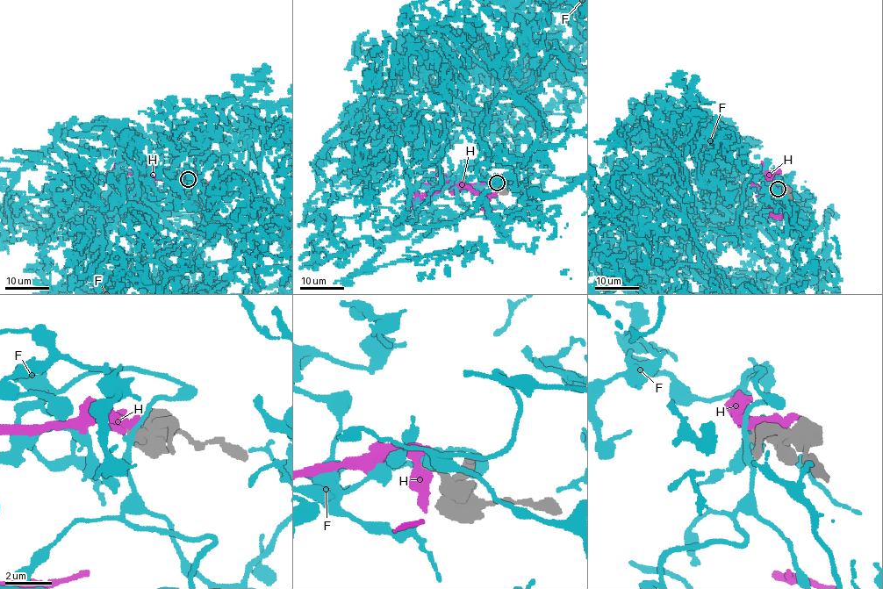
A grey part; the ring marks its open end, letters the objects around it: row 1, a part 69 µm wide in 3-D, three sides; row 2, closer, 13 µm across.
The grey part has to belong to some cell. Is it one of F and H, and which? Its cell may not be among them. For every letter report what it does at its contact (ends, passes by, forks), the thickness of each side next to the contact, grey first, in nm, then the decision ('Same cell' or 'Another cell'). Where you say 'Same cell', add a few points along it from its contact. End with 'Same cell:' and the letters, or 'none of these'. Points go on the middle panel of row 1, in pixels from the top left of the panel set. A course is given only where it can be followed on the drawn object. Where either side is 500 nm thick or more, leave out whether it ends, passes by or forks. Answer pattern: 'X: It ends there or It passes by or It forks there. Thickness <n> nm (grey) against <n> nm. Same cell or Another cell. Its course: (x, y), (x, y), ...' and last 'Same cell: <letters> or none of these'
F: It passes by. Thickness 440 nm (grey) against 240 nm. Another cell
H: It passes by. Thickness 440 nm (grey) against 480 nm. Another cell
Same cell: none of these

